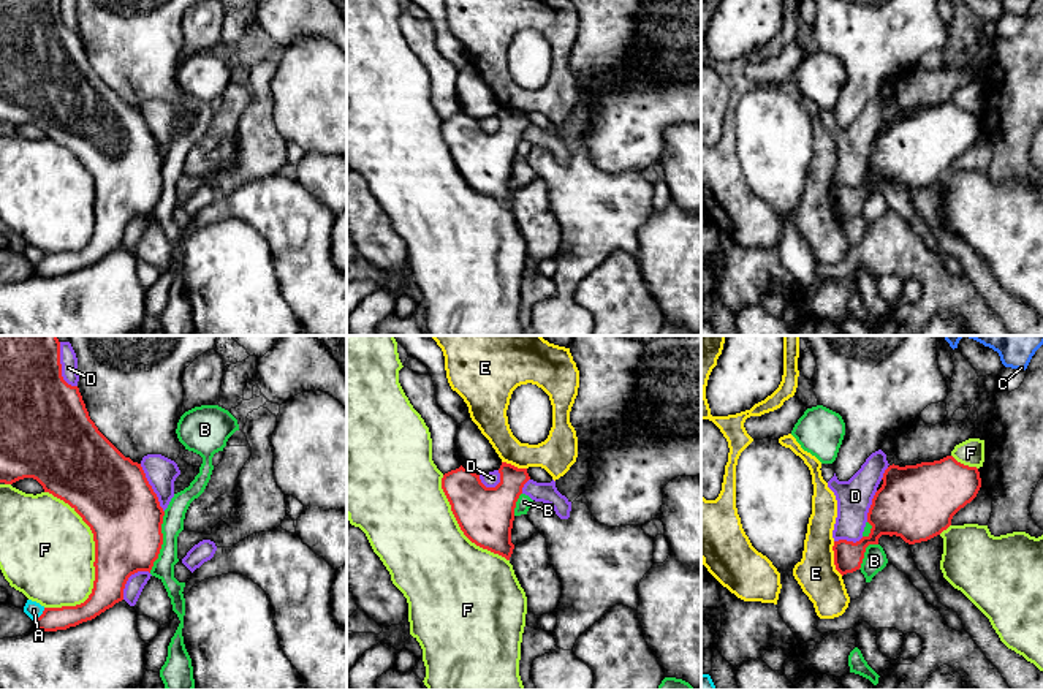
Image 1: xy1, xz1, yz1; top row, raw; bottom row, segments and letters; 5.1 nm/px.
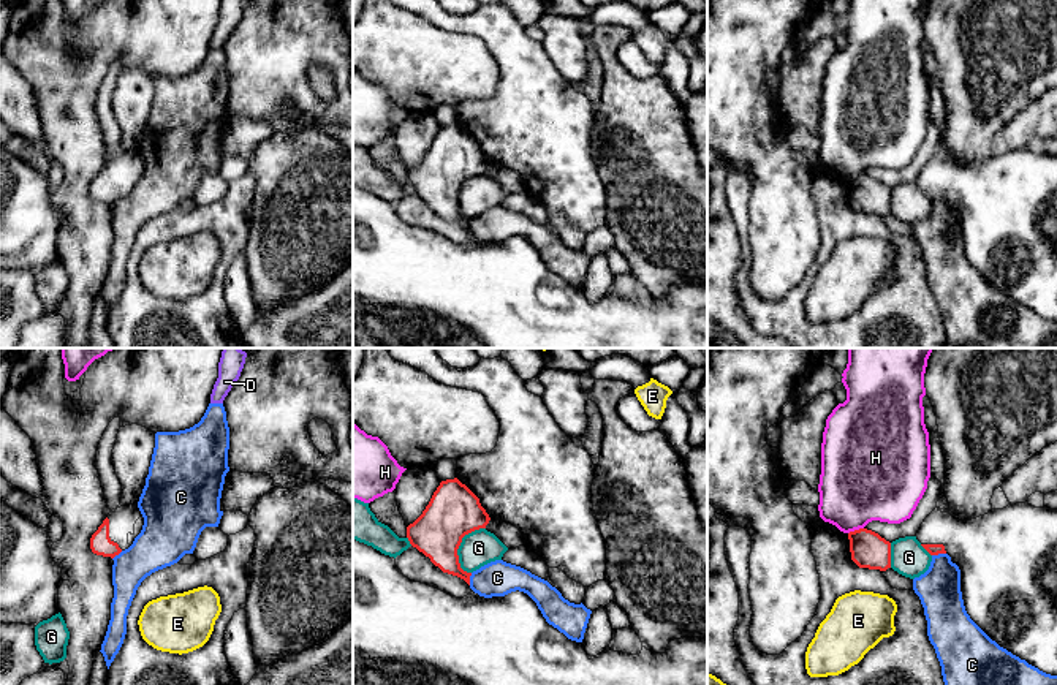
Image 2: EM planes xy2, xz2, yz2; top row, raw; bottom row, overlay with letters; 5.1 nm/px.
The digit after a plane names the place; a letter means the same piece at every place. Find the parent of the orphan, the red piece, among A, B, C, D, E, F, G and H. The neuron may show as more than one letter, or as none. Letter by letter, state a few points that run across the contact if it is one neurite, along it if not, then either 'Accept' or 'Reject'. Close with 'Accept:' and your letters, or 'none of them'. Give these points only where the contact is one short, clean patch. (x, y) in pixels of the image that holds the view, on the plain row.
A: Reject
B: Line: xy1 (165, 157), (162, 193), (149, 217). Reject
C: Line: yz2 (945, 198), (932, 201). Reject
D: Reject
E: Line: yz1 (833, 187), (833, 209), (842, 220). Reject
F: Reject
G: Reject
H: Reject
Accept: none of them

